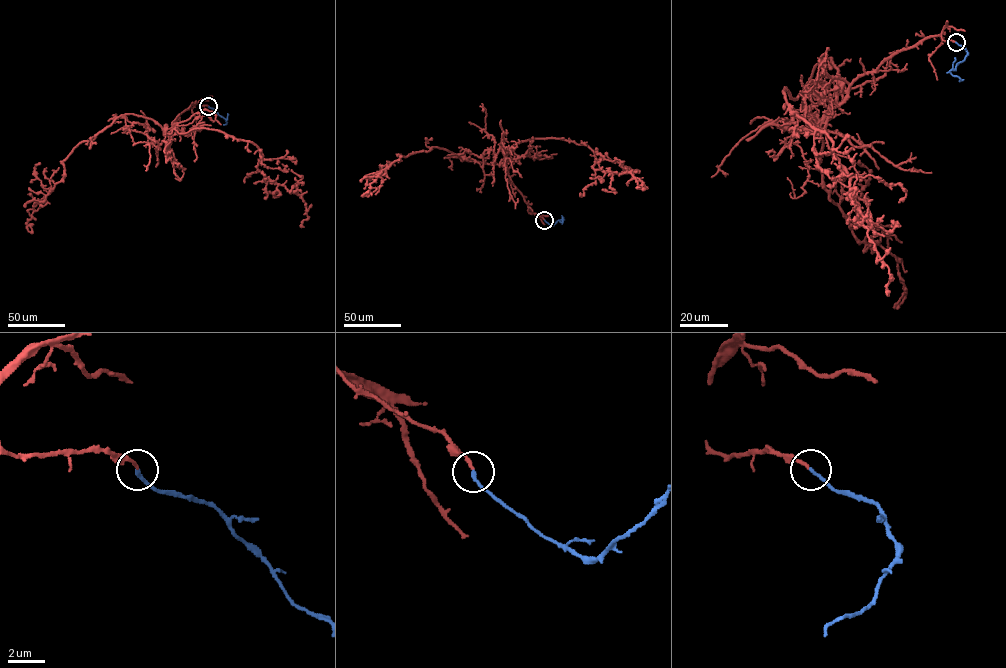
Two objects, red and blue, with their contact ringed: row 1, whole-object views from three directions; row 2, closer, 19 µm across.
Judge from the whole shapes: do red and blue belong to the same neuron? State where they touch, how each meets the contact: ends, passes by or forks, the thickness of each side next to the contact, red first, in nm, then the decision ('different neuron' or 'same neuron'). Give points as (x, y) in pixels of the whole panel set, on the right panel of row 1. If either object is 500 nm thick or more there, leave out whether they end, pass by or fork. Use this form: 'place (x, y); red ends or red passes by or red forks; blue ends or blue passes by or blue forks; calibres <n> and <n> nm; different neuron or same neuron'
place (956, 42); red ends; blue ends; calibres 170 and 200 nm; same neuron

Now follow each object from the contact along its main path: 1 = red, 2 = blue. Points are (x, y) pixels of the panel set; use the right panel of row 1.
1: (955, 42), (898, 50), (822, 129), (840, 89), (841, 102), (784, 89), (833, 143), (888, 295)
2: (956, 42), (966, 48), (967, 54), (949, 71), (959, 80)

